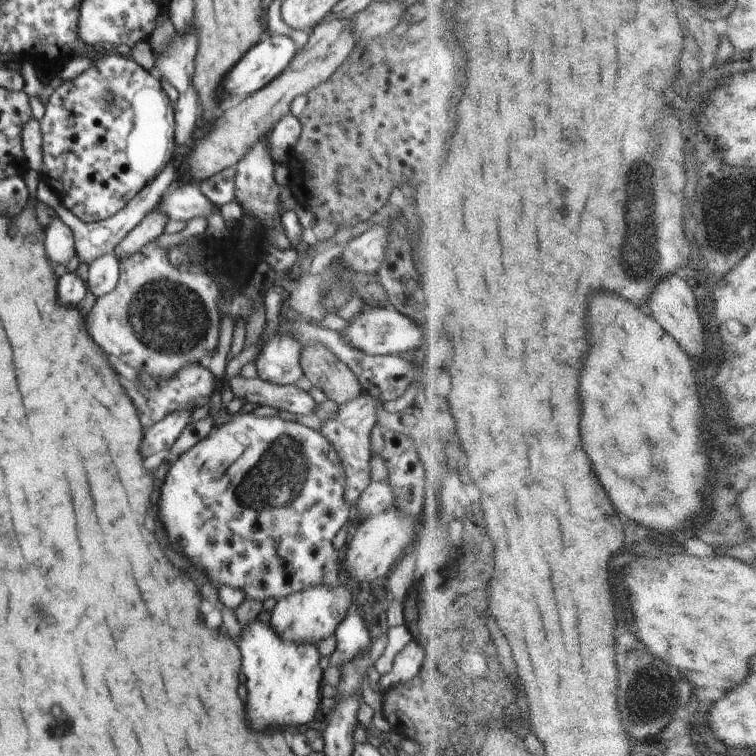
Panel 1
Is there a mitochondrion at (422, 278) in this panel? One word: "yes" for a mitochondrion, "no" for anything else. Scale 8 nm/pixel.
no

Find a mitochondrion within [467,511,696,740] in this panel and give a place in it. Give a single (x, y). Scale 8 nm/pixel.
(640, 686)

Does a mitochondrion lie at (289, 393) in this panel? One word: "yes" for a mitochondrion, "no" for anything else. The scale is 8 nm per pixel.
no

